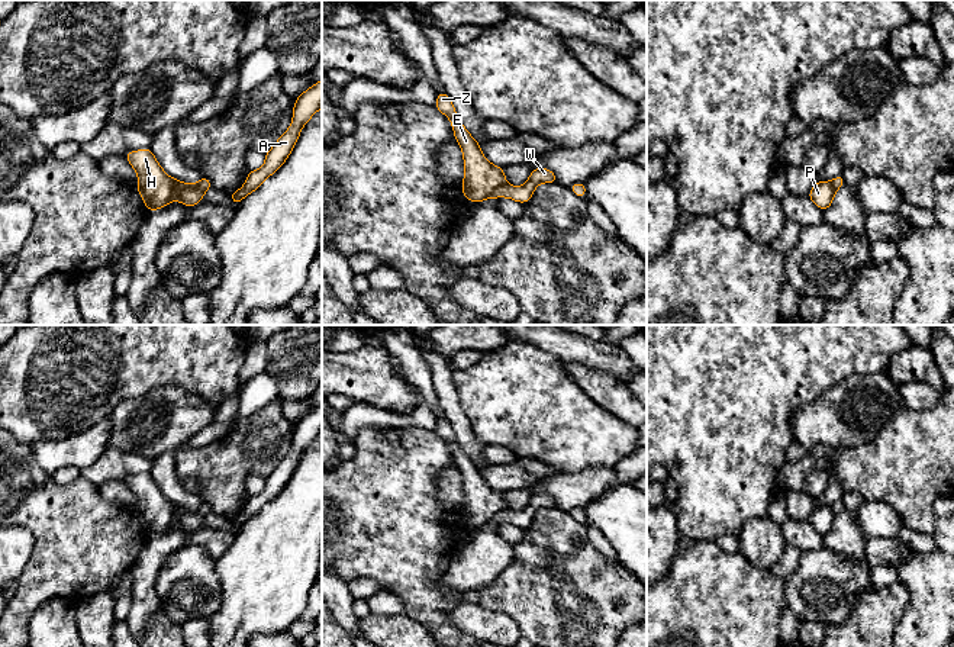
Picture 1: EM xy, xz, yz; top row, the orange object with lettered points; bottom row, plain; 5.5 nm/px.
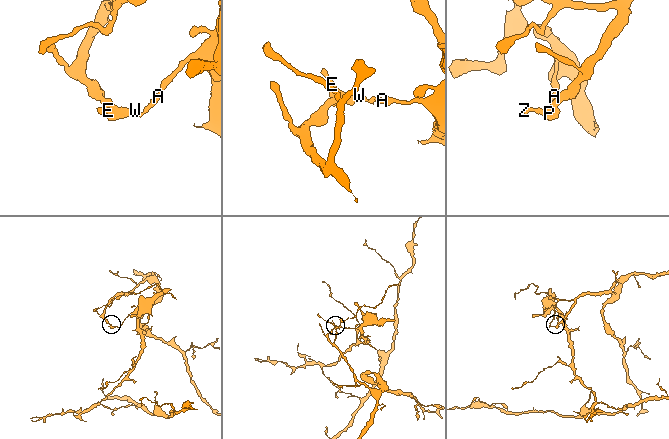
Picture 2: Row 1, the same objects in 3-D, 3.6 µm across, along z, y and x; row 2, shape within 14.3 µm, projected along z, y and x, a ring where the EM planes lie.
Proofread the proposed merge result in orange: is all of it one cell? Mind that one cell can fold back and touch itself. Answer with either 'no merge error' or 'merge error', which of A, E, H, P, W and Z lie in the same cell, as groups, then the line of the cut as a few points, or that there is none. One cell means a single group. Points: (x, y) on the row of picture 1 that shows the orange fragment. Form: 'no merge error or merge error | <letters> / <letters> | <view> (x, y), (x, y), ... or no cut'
merge error | A W / E H P Z | xy (171, 179), (181, 187), (197, 187), (203, 192)

